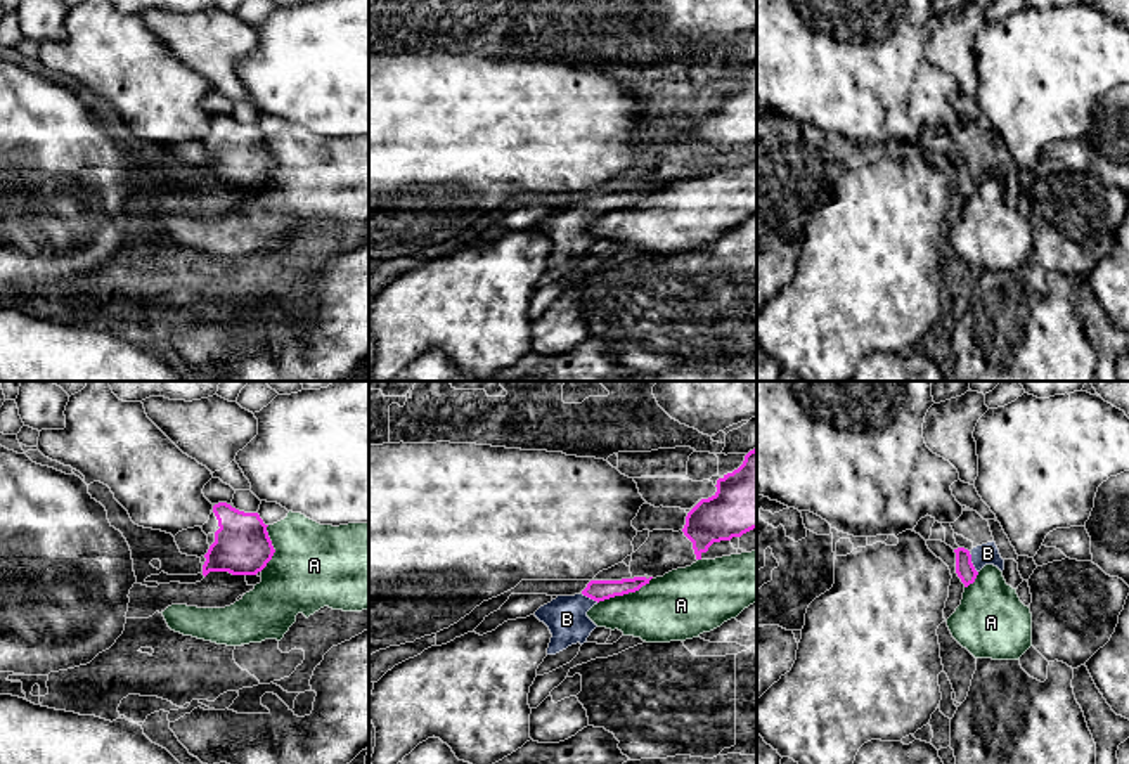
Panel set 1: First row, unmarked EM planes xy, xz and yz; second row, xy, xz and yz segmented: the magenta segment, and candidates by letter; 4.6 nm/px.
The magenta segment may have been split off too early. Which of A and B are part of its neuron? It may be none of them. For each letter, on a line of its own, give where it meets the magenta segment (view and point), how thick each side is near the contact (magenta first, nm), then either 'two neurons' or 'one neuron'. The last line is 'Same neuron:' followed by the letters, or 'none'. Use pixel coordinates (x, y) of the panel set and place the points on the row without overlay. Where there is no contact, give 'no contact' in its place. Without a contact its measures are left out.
A: contact xz (624, 205); calibres 100 and 320 nm; two neurons
B: contact yz (972, 175); calibres 90 and 100 nm; one neuron
Same neuron: B

